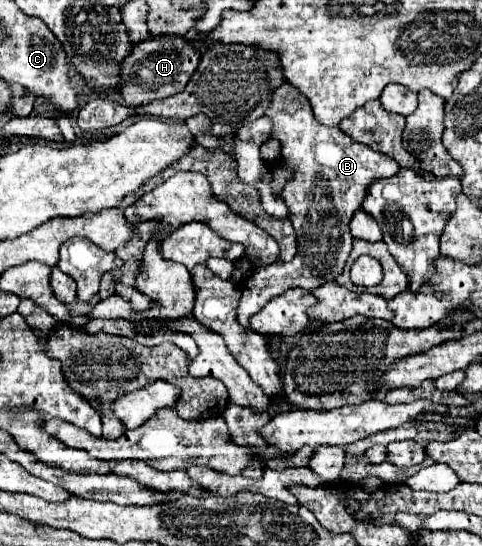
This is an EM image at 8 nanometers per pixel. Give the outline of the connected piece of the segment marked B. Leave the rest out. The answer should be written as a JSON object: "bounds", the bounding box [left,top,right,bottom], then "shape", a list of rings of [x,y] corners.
{"bounds":[238,82,400,326],"shape":[[[288,82],[282,84],[280,90],[274,92],[272,104],[266,110],[266,116],[270,116],[274,122],[272,136],[276,140],[280,140],[284,166],[292,172],[292,178],[284,184],[280,196],[290,208],[290,222],[298,234],[298,252],[296,252],[294,260],[284,262],[282,266],[256,268],[256,272],[246,280],[244,290],[242,290],[242,298],[240,298],[240,306],[238,306],[238,322],[242,322],[242,326],[248,326],[248,318],[252,314],[262,310],[262,306],[270,298],[280,296],[288,288],[300,286],[300,288],[314,290],[326,282],[332,282],[344,270],[344,264],[352,252],[352,234],[350,234],[352,214],[362,206],[362,202],[368,194],[368,188],[376,180],[392,178],[400,170],[400,164],[394,158],[390,158],[382,152],[376,152],[366,144],[354,142],[338,126],[322,126],[320,122],[316,122],[306,98],[302,98],[302,94],[298,94],[298,90]]]}

